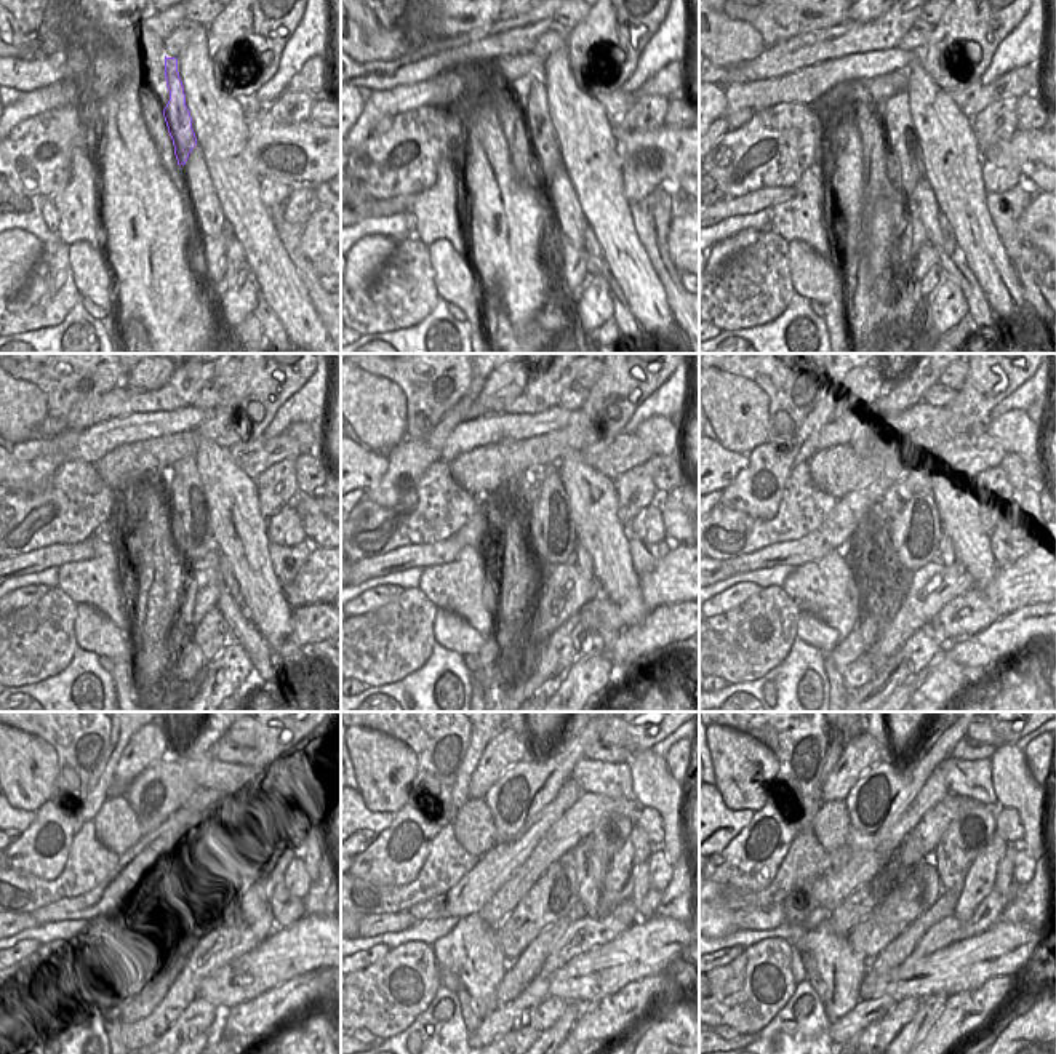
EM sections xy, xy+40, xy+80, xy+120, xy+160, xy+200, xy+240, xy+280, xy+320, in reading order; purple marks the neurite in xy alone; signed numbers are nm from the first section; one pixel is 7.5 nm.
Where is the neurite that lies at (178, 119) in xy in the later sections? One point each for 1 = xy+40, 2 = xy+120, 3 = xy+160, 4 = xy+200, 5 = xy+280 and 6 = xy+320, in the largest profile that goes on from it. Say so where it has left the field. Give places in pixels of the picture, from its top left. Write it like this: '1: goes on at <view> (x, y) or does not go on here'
1: goes on at xy+40 (544, 146)
2: goes on at xy+120 (191, 525)
3: goes on at xy+160 (551, 534)
4: goes on at xy+200 (912, 541)
5: goes on at xy+280 (556, 893)
6: goes on at xy+320 (917, 890)

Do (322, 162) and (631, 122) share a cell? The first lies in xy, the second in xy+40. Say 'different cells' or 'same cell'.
different cells

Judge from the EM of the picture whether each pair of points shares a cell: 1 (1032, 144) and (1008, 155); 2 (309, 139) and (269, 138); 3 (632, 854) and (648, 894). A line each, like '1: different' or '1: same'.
1: same
2: same
3: different

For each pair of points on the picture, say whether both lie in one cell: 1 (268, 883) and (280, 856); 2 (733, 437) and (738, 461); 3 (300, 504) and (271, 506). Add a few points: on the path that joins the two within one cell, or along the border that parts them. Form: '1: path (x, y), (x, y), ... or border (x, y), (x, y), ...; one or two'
1: path (268, 877), (268, 869), (274, 862); one
2: border (716, 440), (728, 450), (746, 455); two
3: border (298, 491), (290, 504); two

